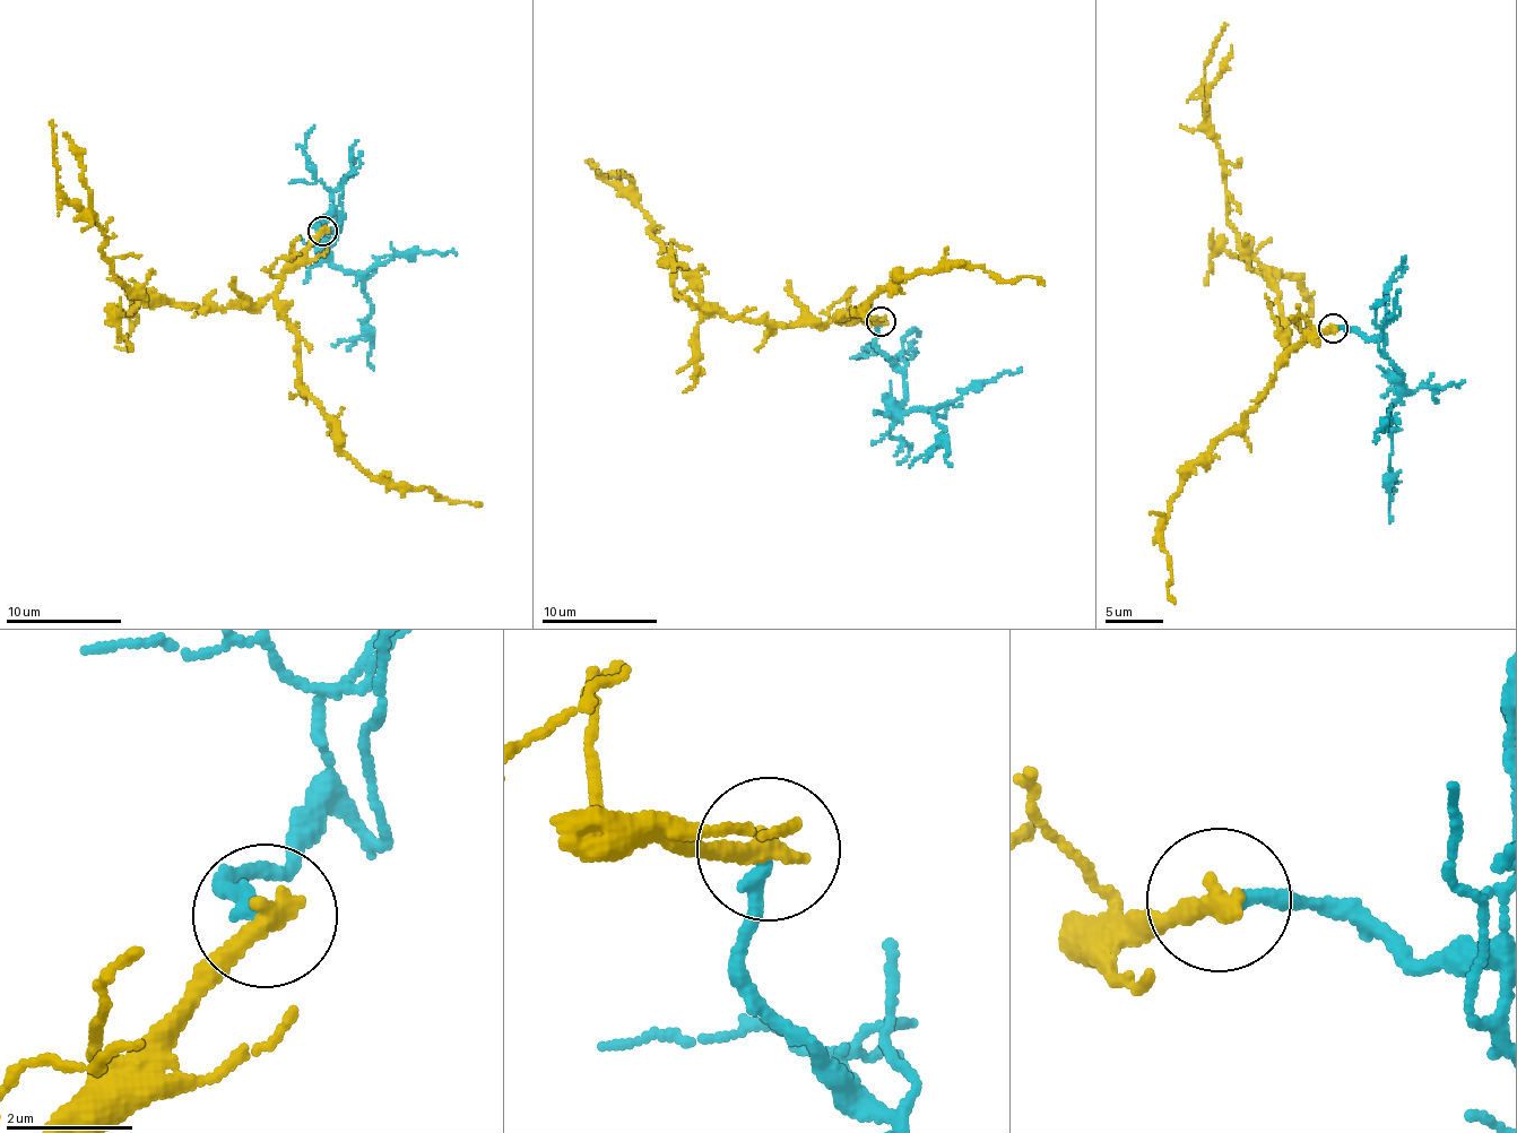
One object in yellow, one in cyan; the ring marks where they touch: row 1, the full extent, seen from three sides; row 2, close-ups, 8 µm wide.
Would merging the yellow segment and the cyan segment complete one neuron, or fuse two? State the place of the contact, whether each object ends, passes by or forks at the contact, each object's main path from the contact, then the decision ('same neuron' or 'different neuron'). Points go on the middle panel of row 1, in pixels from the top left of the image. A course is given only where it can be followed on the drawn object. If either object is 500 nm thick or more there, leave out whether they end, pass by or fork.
place (881, 321); yellow ends; cyan ends; course yellow (881, 321), (771, 327), (761, 319), (729, 319), (711, 310), (649, 233), (647, 212), (588, 163); course cyan (881, 321), (876, 347), (903, 375), (899, 415), (926, 409), (943, 426), (939, 444), (952, 465); different neuron

